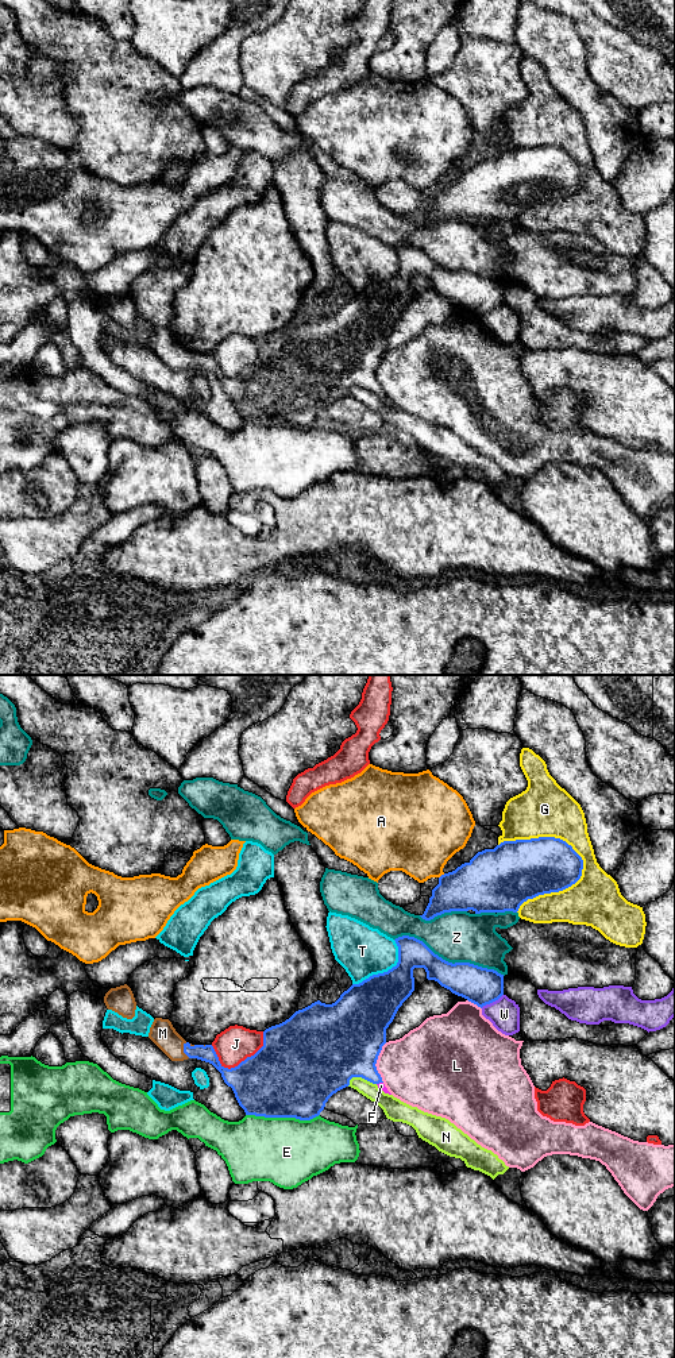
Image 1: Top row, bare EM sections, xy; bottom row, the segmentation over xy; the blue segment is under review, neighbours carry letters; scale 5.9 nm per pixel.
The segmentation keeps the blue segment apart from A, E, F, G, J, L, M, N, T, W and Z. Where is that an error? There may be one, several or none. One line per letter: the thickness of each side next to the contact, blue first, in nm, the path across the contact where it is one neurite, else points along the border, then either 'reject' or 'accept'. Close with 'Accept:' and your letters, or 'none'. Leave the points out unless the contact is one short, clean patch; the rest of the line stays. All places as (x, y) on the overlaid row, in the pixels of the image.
A: 320 nm thick on the blue side, 420 nm on the other; reject
E: 500 nm thick on the blue side, 400 nm on the other; reject
F: 320 nm thick on the blue side, 50 nm on the other; runs through xy (351, 1050), (380, 1081), (381, 1085); accept
G: 340 nm thick on the blue side, 300 nm on the other; reject
J: 460 nm thick on the blue side, 220 nm on the other; reject
L: 460 nm thick on the blue side, 400 nm on the other; reject
M: 100 nm thick on the blue side, 150 nm on the other; runs through xy (207, 1053), (184, 1050), (162, 1033); accept
N: 460 nm thick on the blue side, 110 nm on the other; border along xy (375, 1084), (361, 1077), (353, 1077), (347, 1085); reject
T: 320 nm thick on the blue side, 300 nm on the other; reject
W: 220 nm thick on the blue side, 180 nm on the other; border along xy (502, 994), (481, 1007); reject
Z: 220 nm thick on the blue side, 300 nm on the other; reject
Accept: F, M

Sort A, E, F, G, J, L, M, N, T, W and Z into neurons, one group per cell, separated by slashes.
A / E / F M / G / J / L / N / T / W / Z

